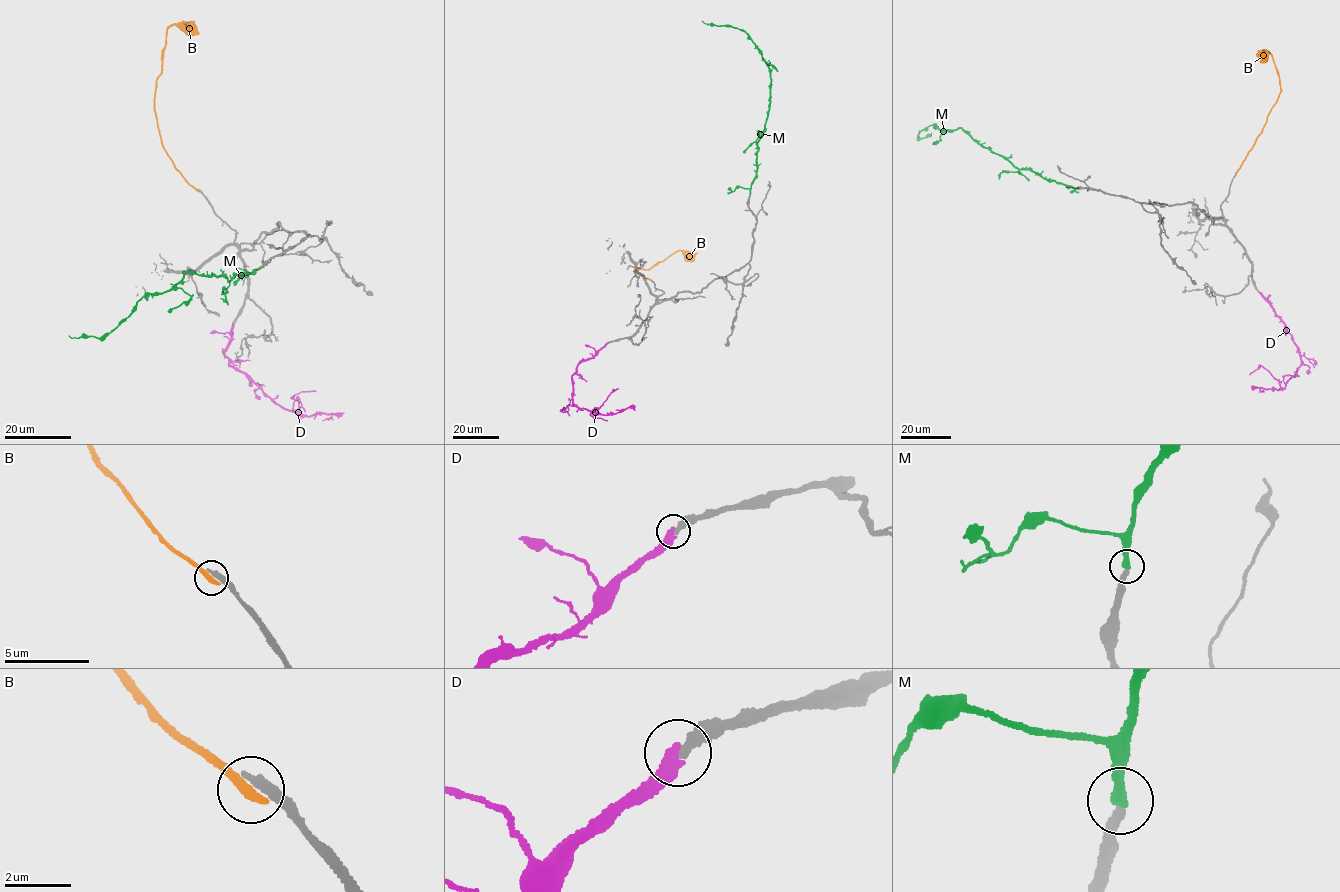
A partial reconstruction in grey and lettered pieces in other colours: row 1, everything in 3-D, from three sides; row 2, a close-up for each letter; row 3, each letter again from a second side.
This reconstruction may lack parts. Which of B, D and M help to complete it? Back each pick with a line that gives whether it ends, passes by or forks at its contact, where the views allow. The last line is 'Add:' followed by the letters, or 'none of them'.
D: it ends
M: it ends
Add: D, M

